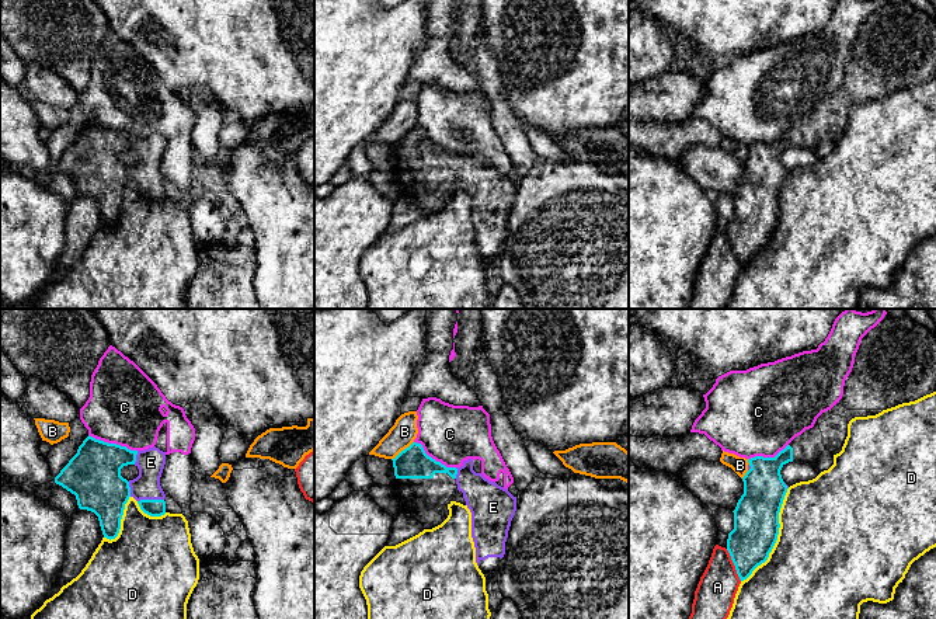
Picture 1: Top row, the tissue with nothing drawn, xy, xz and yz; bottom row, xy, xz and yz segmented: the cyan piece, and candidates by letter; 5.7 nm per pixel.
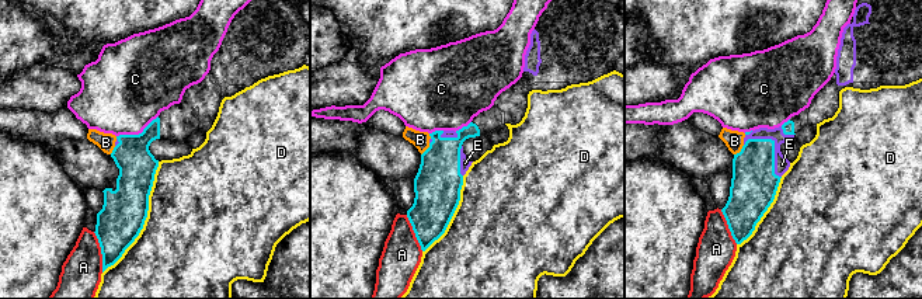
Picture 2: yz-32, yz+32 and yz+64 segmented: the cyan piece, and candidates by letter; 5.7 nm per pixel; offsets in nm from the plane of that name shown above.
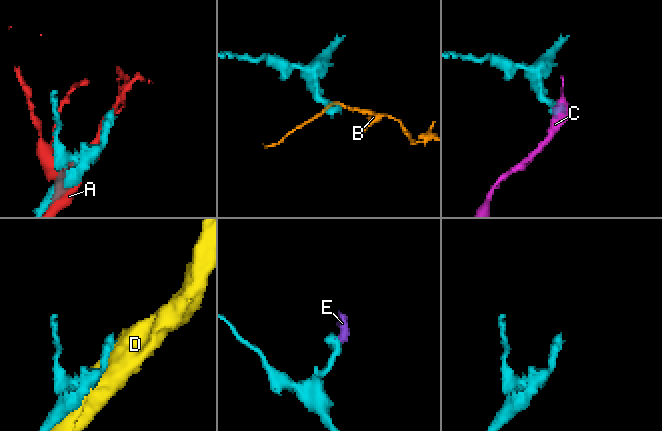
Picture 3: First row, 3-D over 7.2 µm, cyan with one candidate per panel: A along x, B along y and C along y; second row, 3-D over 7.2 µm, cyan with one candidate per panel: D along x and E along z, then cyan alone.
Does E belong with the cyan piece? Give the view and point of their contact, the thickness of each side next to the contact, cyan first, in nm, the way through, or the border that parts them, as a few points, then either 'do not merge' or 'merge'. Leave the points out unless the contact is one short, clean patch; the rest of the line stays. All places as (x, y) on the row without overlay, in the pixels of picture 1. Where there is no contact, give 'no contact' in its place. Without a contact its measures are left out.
contact xy (150, 185); calibres 100 and 160 nm; way xy (152, 192), (150, 185), (150, 148); merge

